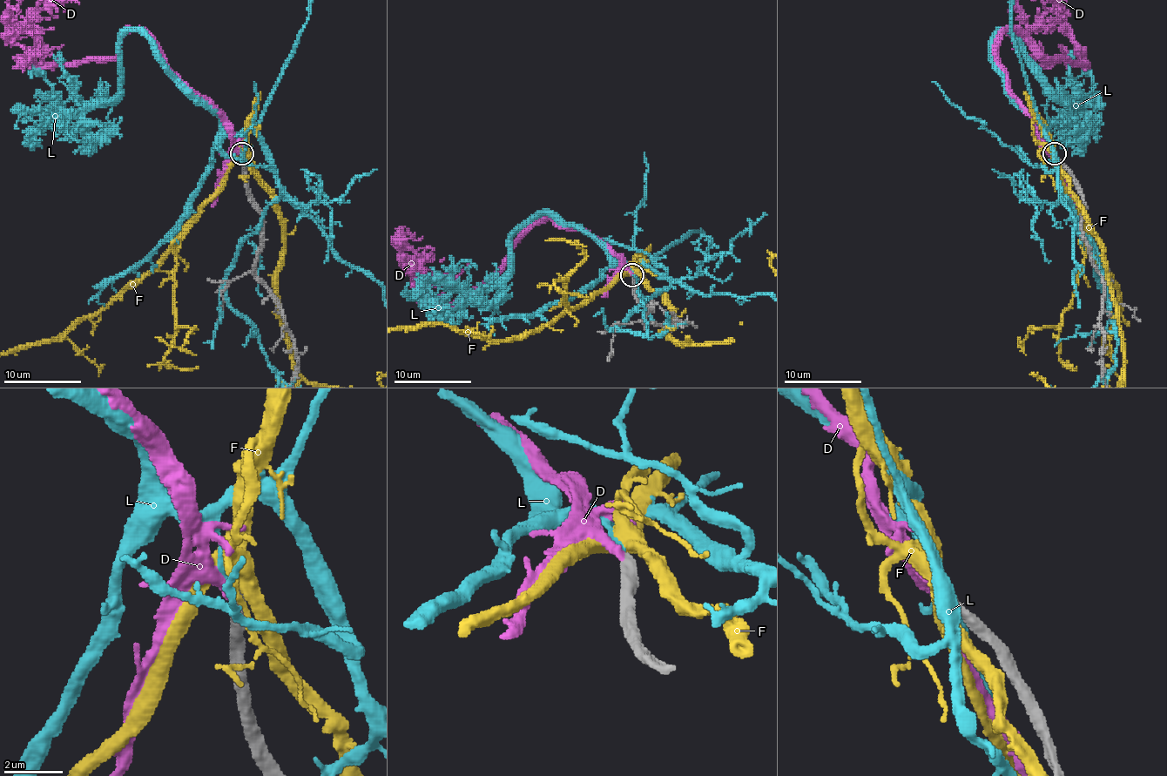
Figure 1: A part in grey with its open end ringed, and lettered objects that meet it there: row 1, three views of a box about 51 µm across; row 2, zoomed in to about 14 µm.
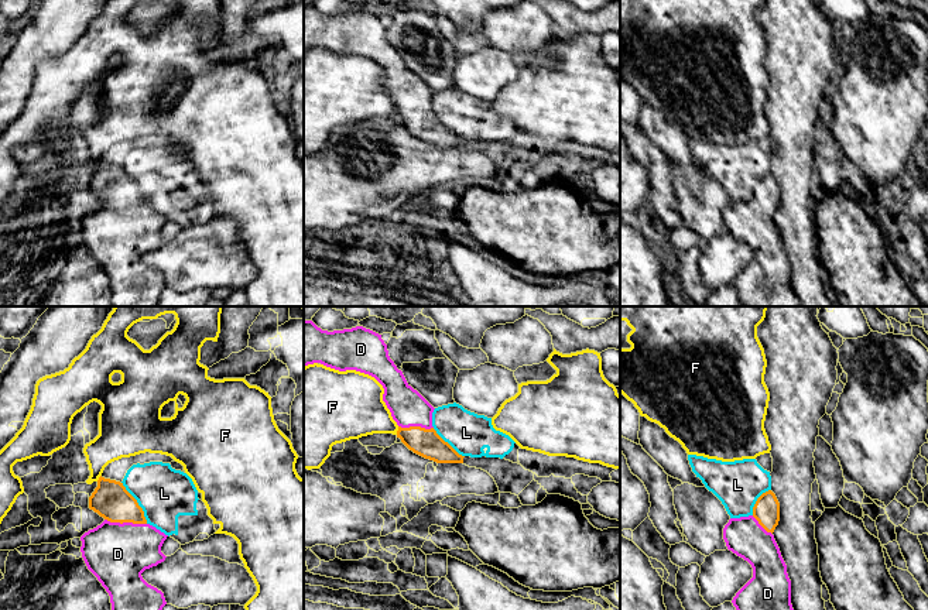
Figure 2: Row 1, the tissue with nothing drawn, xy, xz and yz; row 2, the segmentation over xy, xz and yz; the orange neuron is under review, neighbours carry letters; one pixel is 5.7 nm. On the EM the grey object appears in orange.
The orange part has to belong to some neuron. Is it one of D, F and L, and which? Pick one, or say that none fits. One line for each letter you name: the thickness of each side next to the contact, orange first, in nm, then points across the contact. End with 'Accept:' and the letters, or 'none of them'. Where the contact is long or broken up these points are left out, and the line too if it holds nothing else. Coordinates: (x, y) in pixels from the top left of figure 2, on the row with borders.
D: calibres 220 and 360 nm
Accept: D

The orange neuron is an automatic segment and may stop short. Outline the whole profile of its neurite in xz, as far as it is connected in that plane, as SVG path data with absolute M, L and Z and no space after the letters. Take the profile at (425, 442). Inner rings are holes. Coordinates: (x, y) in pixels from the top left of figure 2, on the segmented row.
M304 321L304 367L314 363L339 371L356 370L374 377L383 385L383 401L398 425L397 438L410 450L436 463L463 463L465 456L459 455L434 429L432 412L435 408L407 383L403 371L390 359L381 335L363 326L328 332L318 328L312 321Z

